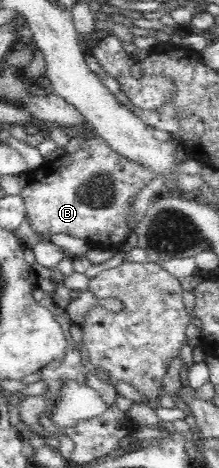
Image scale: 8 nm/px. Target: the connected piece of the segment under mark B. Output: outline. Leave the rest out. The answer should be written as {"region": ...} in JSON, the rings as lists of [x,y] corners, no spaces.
{"region":[[[81,128],[78,133],[80,146],[75,152],[50,161],[53,166],[39,167],[23,177],[21,196],[24,199],[26,216],[33,232],[41,234],[41,240],[49,240],[55,234],[69,234],[83,238],[91,248],[111,250],[124,243],[128,238],[127,223],[131,204],[137,200],[143,186],[147,186],[156,177],[153,168],[131,160],[109,146],[109,143],[93,128]]]}

